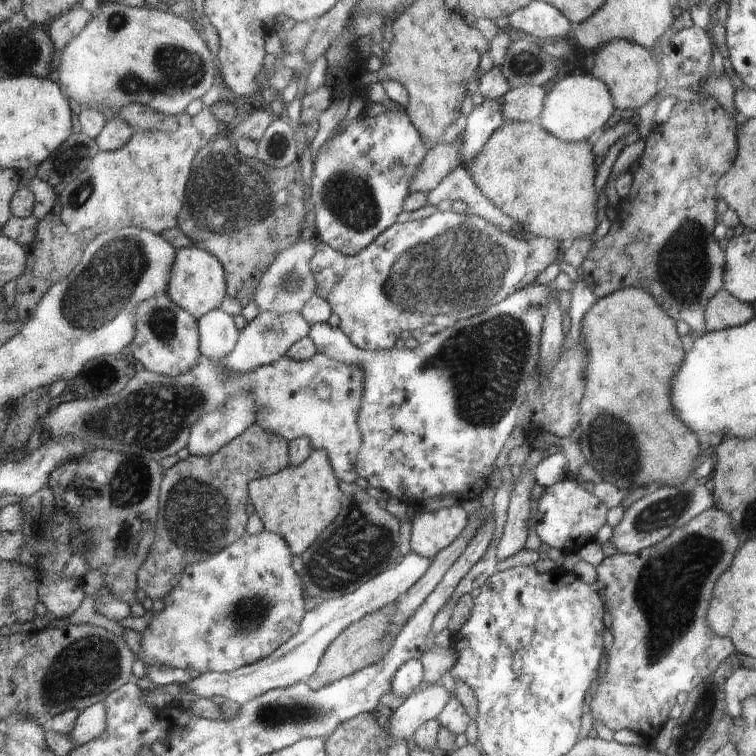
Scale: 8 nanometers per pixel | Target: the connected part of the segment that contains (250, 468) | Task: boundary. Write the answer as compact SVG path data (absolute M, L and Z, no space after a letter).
M257 422L251 424L239 437L232 439L225 447L218 449L214 454L204 455L199 457L198 455L190 454L189 458L186 460L178 461L172 468L165 471L166 480L162 479L160 488L160 506L158 507L157 514L157 536L154 539L153 546L150 550L150 554L147 556L146 562L141 566L140 571L137 572L137 586L139 593L137 598L140 602L144 600L145 597L154 600L165 600L166 596L169 595L170 591L173 591L174 587L181 582L181 574L184 572L186 565L192 563L199 563L203 561L206 557L215 555L227 546L234 544L238 539L246 536L246 520L248 520L248 514L246 514L246 506L248 506L248 492L246 488L249 488L248 482L252 482L254 479L259 479L262 477L272 476L280 471L284 471L289 464L289 444L286 439L274 435L270 431L266 431L264 427L261 427Z

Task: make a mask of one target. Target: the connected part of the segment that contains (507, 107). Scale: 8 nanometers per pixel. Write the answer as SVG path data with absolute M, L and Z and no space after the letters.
M533 84L511 88L499 100L506 116L506 121L510 118L512 120L524 120L526 118L528 122L538 122L547 91L548 87Z

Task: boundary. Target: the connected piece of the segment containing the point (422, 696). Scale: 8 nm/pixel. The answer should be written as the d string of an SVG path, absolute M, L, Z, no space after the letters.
M441 683L420 689L406 697L394 712L388 712L391 738L406 742L422 724L437 719L451 698Z

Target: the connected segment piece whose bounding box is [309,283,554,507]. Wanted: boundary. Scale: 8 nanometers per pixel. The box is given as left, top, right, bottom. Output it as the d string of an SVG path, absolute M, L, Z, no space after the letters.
M553 283L549 285L530 284L529 287L521 288L512 295L506 296L500 303L490 306L488 310L480 313L480 316L468 317L464 320L457 320L454 326L445 328L440 334L426 336L421 340L419 346L415 349L396 348L389 351L369 351L358 348L357 345L346 336L345 332L338 327L332 327L328 321L325 323L316 323L311 325L309 337L315 344L318 353L325 354L331 359L356 365L364 375L365 388L364 397L361 399L360 410L360 429L363 440L361 450L358 455L358 462L355 471L358 476L369 482L370 486L380 488L385 491L389 497L394 497L400 502L406 502L417 507L426 498L444 498L444 496L466 496L470 498L479 498L480 494L488 488L488 480L490 474L494 470L494 462L500 454L500 450L504 448L506 440L510 438L514 426L516 426L516 418L518 418L518 410L522 406L522 402L527 400L528 394L532 392L532 387L535 385L534 376L538 372L538 364L540 363L540 344L541 334L544 330L545 310L547 305L554 300Z

